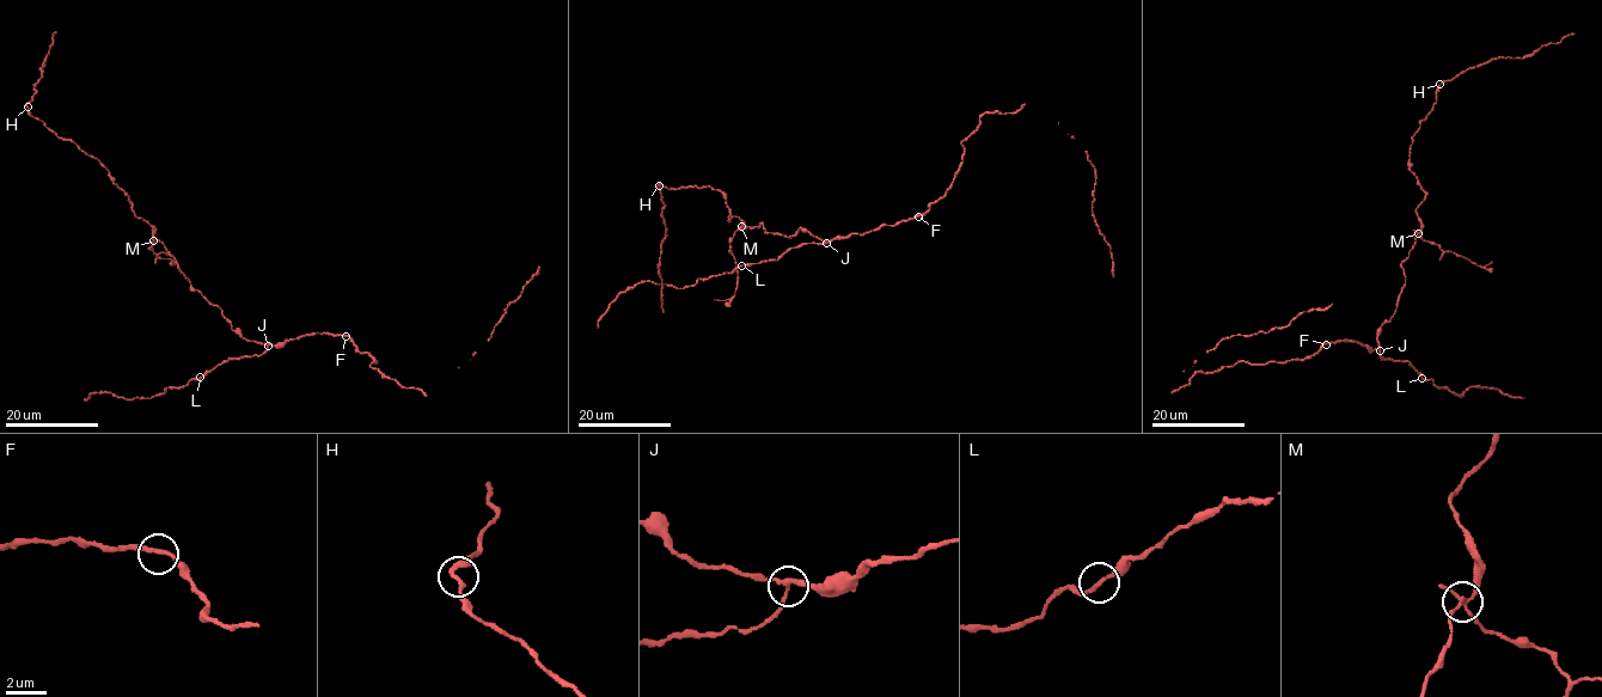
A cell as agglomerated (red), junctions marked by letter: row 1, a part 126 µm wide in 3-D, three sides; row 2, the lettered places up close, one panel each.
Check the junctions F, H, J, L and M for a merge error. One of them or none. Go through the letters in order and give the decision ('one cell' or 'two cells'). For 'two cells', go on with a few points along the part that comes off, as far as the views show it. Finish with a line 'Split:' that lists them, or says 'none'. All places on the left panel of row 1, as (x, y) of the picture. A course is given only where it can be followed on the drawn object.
F: one cell
H: one cell
J: one cell
L: one cell
M: two cells; course (154, 240), (152, 250), (171, 254), (175, 260), (156, 258)
Split: M

